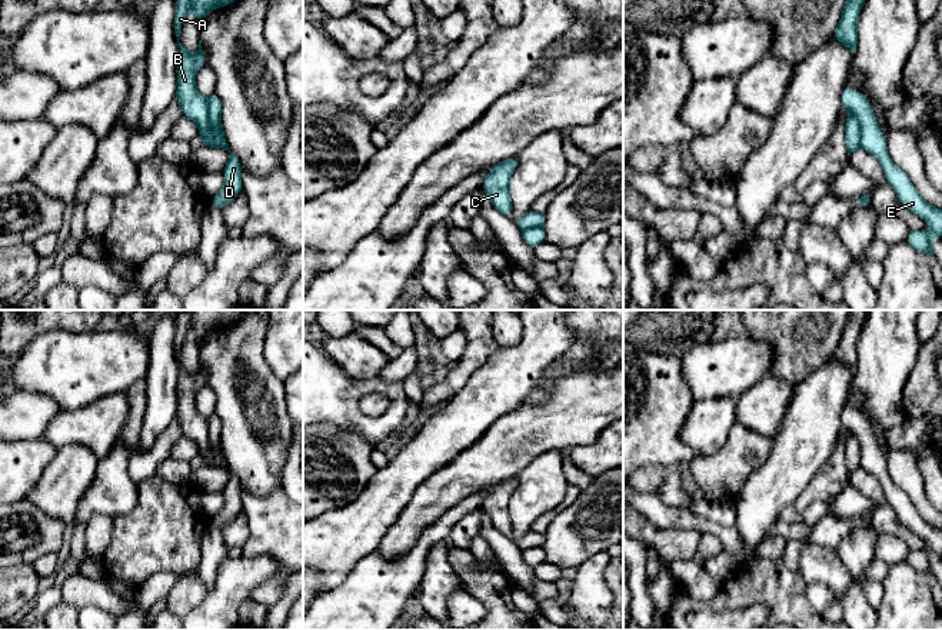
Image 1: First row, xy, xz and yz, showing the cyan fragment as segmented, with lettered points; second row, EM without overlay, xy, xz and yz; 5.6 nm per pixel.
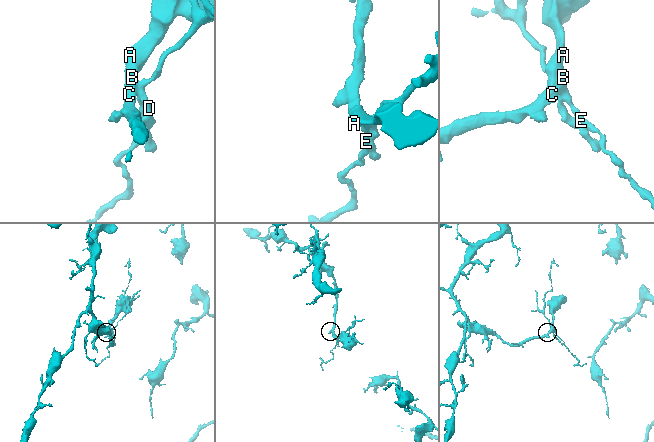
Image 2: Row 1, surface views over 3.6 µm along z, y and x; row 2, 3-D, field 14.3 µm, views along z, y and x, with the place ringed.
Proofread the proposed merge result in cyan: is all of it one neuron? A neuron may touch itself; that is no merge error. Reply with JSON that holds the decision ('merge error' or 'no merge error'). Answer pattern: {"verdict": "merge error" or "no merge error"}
{"verdict": "merge error"}

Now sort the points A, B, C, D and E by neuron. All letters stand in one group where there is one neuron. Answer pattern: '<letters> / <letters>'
A B C D / E

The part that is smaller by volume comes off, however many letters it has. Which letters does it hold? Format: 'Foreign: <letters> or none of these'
Foreign: E

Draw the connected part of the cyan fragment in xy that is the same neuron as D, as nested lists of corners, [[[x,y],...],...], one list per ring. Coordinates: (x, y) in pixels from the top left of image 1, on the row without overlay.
[[[227,463],[222,466],[222,469],[230,473],[226,487],[222,491],[224,496],[224,504],[222,510],[210,520],[210,526],[220,530],[233,519],[236,519],[236,516],[243,510],[242,486],[237,476],[230,471]]]

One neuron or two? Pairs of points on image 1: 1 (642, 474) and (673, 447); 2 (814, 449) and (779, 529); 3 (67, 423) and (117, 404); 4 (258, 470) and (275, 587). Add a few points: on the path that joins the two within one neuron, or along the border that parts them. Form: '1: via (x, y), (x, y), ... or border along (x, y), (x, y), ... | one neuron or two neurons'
1: border along (688, 460), (672, 464), (643, 464), (638, 469) | two neurons
2: border along (778, 517), (764, 534) | two neurons
3: via (80, 423), (99, 423), (105, 417) | one neuron
4: border along (280, 484), (263, 496), (242, 492) | two neurons

